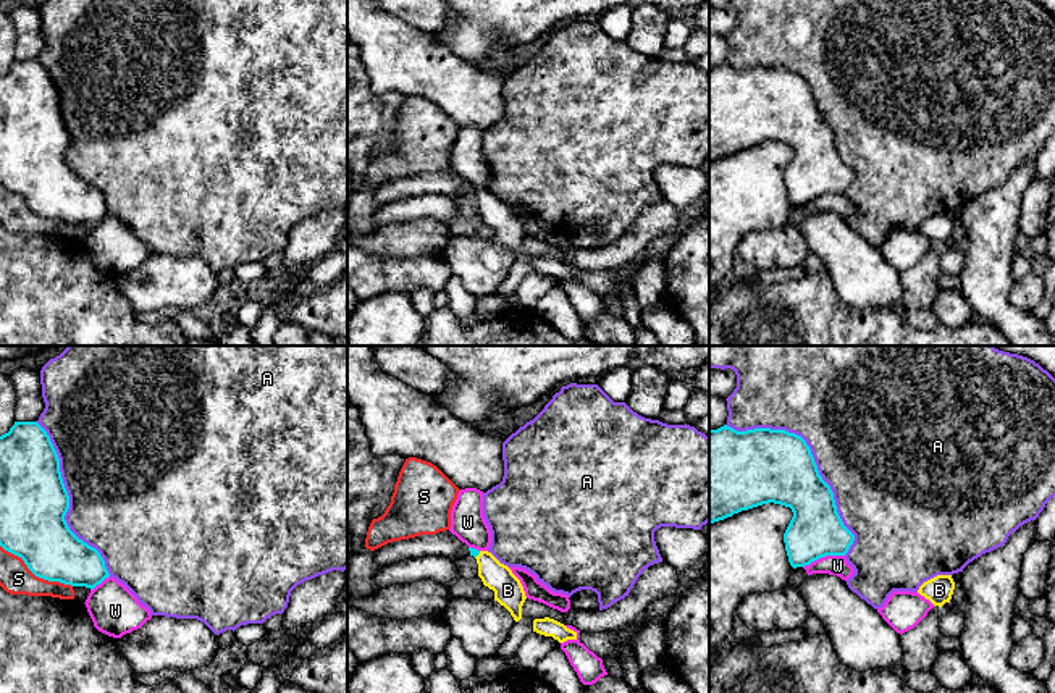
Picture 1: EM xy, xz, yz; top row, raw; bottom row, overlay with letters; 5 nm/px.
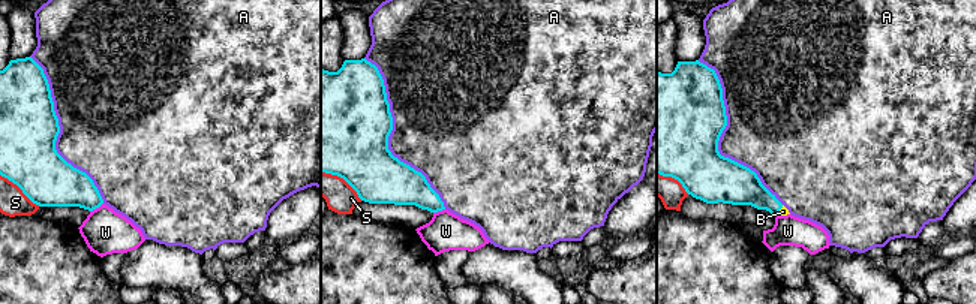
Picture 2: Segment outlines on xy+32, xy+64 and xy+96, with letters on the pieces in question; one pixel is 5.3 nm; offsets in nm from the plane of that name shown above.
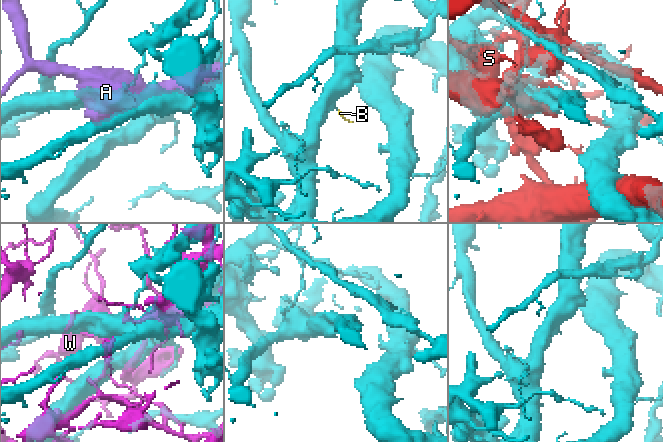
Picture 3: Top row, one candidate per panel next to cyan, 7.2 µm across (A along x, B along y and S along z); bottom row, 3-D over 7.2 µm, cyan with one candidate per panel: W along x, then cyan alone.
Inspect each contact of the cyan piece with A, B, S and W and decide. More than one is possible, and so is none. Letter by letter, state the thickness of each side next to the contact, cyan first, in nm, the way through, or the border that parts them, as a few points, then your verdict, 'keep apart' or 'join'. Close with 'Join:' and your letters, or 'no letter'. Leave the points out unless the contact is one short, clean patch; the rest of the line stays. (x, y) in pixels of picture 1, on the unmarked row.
A: 380/500 nm | keep apart
B: 40/140 nm | across xz (474, 191), (479, 191), (508, 228) | join
S: 320/160 nm | keep apart
W: 280/100 nm | keep apart
Join: B

